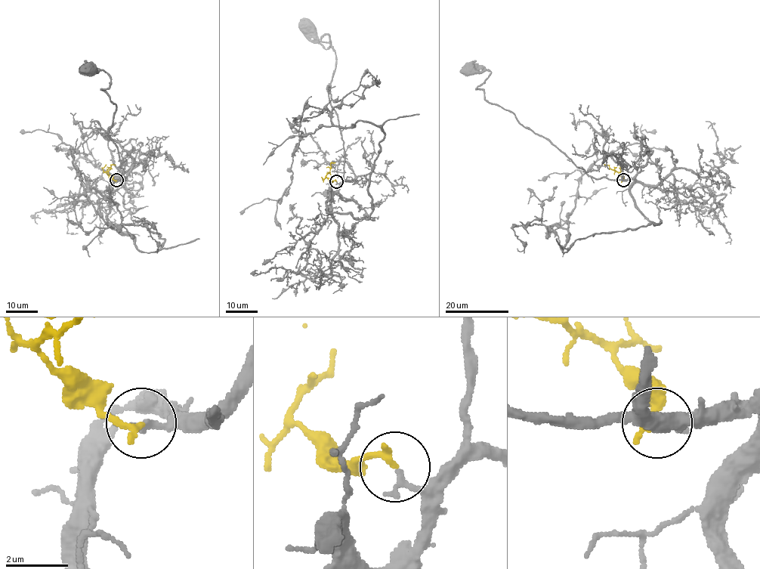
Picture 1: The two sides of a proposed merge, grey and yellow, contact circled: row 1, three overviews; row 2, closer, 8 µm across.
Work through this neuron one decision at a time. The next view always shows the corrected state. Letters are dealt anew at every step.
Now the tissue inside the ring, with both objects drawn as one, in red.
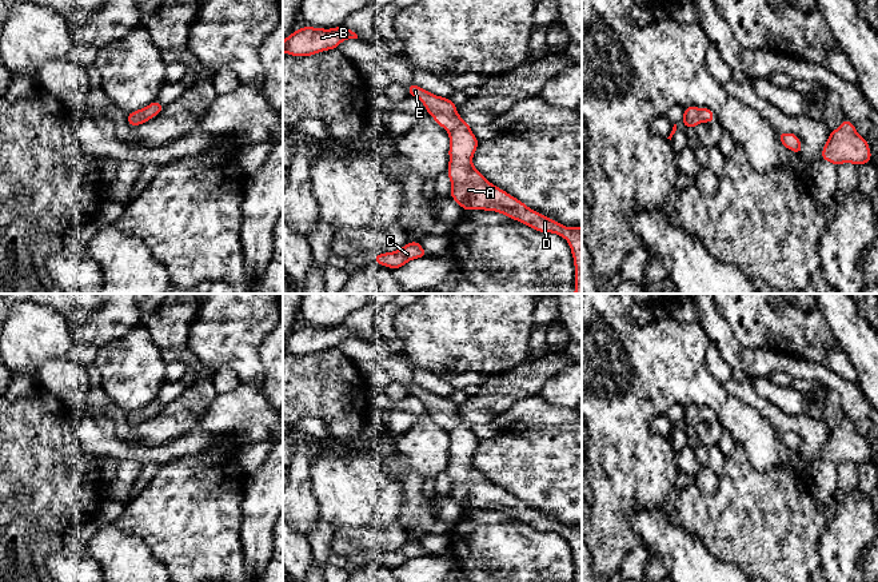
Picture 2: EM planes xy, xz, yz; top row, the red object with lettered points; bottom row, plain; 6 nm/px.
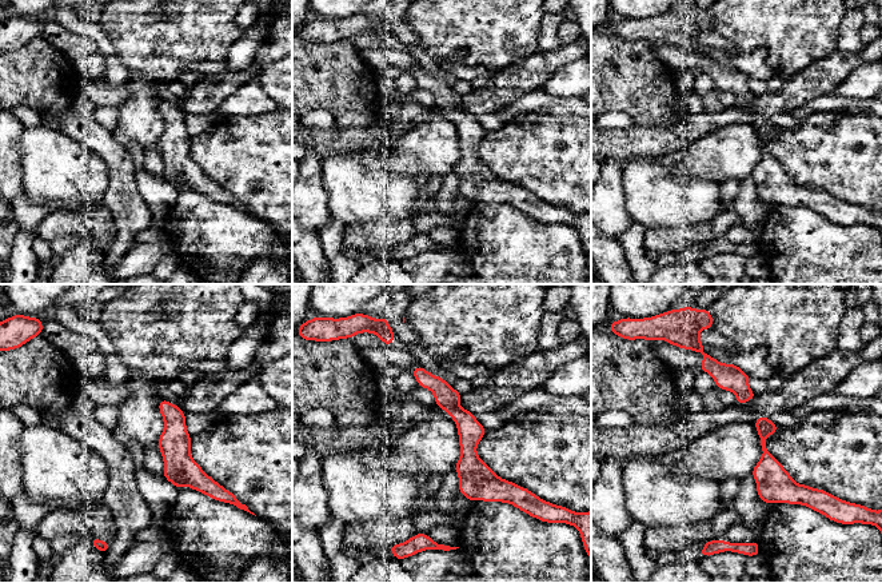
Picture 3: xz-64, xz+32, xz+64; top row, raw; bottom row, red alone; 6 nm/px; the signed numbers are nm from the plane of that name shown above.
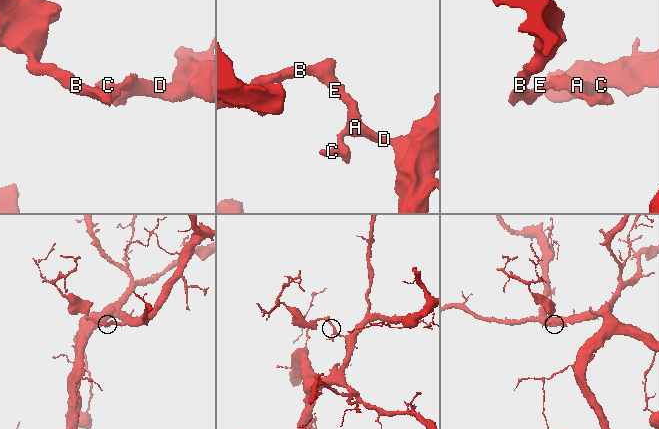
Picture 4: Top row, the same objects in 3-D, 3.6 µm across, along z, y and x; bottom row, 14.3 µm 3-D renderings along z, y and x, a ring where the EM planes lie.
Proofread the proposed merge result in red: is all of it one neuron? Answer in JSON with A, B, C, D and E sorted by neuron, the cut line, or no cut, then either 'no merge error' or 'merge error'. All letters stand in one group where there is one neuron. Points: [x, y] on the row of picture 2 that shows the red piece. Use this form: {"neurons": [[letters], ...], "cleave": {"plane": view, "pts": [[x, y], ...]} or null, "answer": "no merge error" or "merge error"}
{"neurons": [["A", "B", "C", "D", "E"]], "cleave": null, "answer": "no merge error"}

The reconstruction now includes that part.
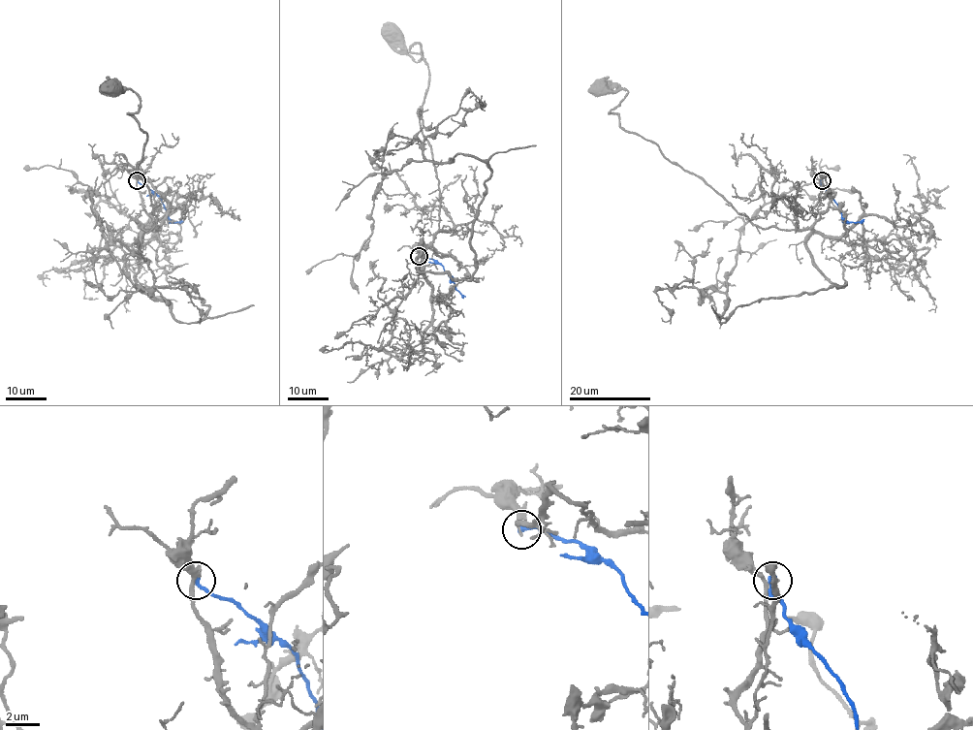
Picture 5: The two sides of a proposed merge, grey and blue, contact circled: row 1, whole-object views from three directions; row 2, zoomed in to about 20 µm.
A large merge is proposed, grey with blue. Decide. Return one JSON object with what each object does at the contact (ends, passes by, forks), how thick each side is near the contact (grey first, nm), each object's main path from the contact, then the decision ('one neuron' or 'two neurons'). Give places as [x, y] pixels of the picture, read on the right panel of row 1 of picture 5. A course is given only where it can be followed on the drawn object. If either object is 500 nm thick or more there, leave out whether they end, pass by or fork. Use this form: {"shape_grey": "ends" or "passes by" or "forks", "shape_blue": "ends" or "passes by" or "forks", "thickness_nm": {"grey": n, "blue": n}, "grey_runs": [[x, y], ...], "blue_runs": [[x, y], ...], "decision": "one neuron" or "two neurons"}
{"shape_grey": "passes by", "shape_blue": "ends", "thickness_nm": {"grey": 200, "blue": 320}, "grey_runs": [[821, 181], [809, 228], [759, 228], [649, 141], [620, 126], [610, 112], [628, 91], [596, 84]], "blue_runs": [[821, 181], [842, 218], [855, 223], [864, 219]], "decision": "two neurons"}

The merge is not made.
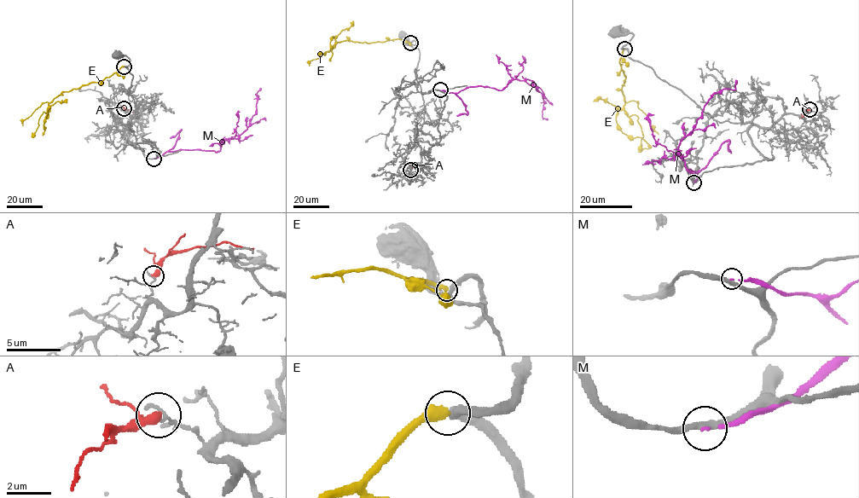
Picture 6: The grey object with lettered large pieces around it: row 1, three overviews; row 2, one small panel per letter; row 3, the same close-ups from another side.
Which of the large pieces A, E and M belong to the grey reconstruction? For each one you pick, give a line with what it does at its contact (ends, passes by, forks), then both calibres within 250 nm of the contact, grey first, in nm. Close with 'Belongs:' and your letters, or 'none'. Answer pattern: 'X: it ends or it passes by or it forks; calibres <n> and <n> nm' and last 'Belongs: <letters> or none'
Belongs: none

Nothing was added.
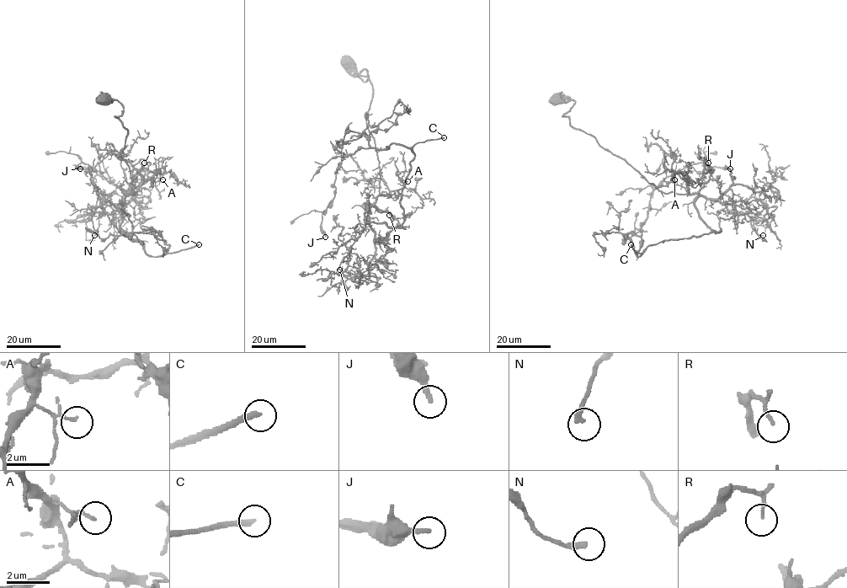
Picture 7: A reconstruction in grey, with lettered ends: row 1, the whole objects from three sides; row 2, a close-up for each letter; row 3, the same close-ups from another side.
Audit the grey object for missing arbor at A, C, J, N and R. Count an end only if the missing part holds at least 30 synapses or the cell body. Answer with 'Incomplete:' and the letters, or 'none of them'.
Incomplete: C

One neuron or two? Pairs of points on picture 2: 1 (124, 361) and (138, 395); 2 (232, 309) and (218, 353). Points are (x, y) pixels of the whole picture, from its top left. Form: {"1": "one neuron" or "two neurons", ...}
{"1": "one neuron", "2": "one neuron"}

